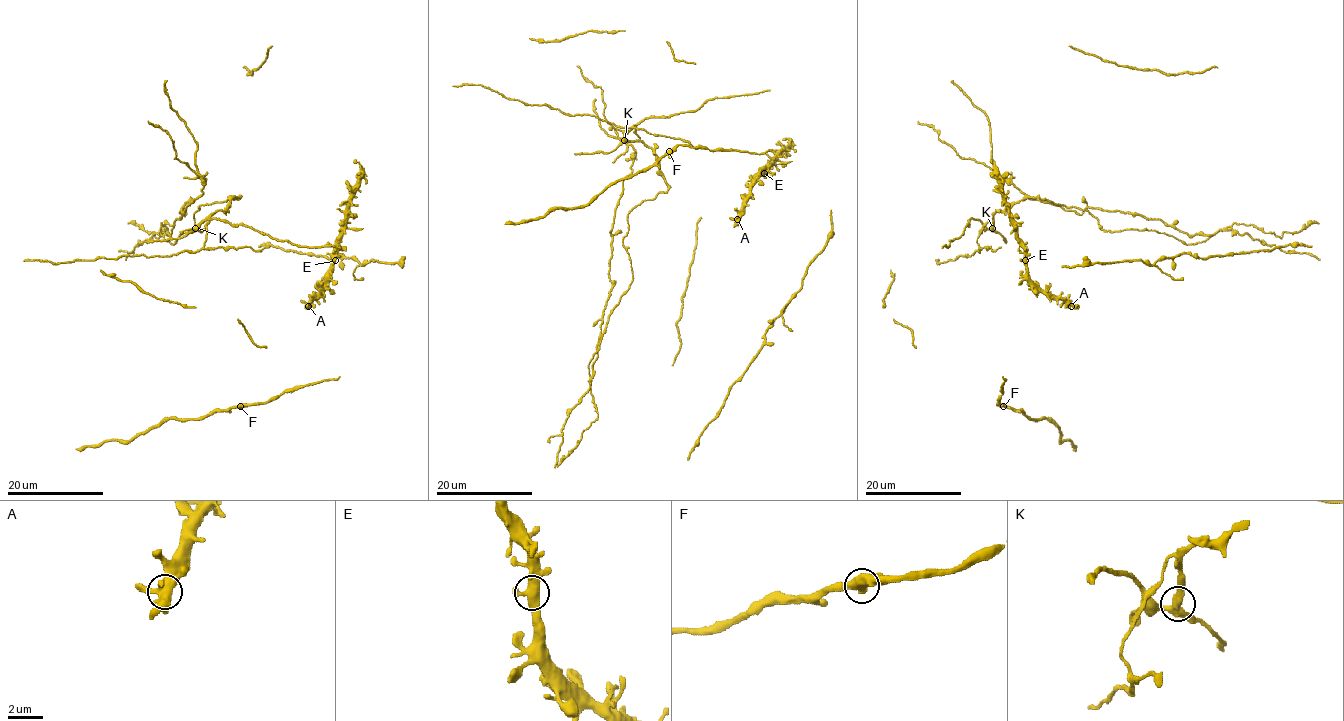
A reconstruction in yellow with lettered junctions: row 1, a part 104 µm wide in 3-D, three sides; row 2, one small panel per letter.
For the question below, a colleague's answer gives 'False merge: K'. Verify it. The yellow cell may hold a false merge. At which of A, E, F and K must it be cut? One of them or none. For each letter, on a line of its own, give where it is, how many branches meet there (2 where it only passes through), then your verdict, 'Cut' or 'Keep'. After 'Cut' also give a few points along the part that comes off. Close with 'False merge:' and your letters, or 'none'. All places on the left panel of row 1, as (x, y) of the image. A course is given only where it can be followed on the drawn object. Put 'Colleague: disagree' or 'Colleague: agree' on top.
Colleague: agree
A: Place: (308, 306). Branches: 3. Keep
E: Place: (335, 260). Branches: 3. Keep
F: Place: (240, 406). Branches: 3. Keep
K: Place: (195, 228). Branches: 3. Cut
False merge: K

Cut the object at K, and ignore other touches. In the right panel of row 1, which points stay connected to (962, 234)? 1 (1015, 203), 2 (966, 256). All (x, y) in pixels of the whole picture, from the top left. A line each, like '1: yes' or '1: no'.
1: no
2: no

